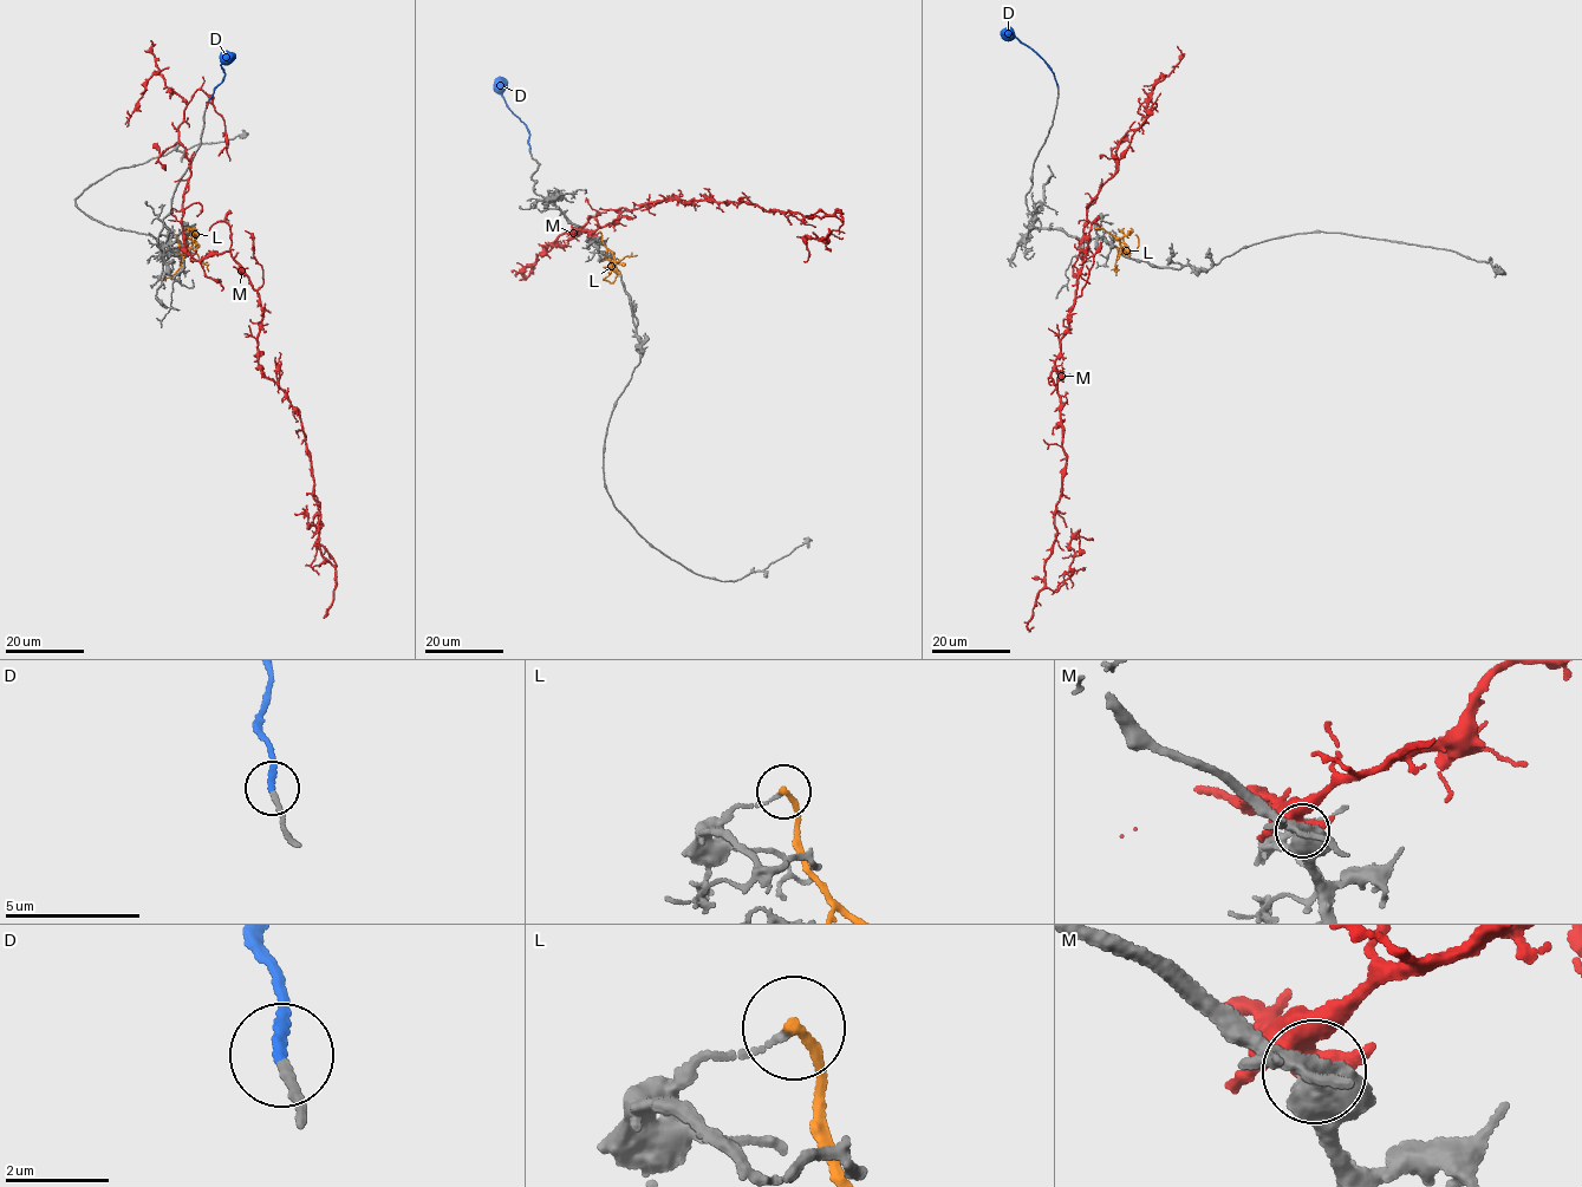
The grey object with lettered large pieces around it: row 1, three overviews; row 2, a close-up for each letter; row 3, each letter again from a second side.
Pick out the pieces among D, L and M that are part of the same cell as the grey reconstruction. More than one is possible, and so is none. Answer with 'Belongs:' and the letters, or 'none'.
Belongs: D

